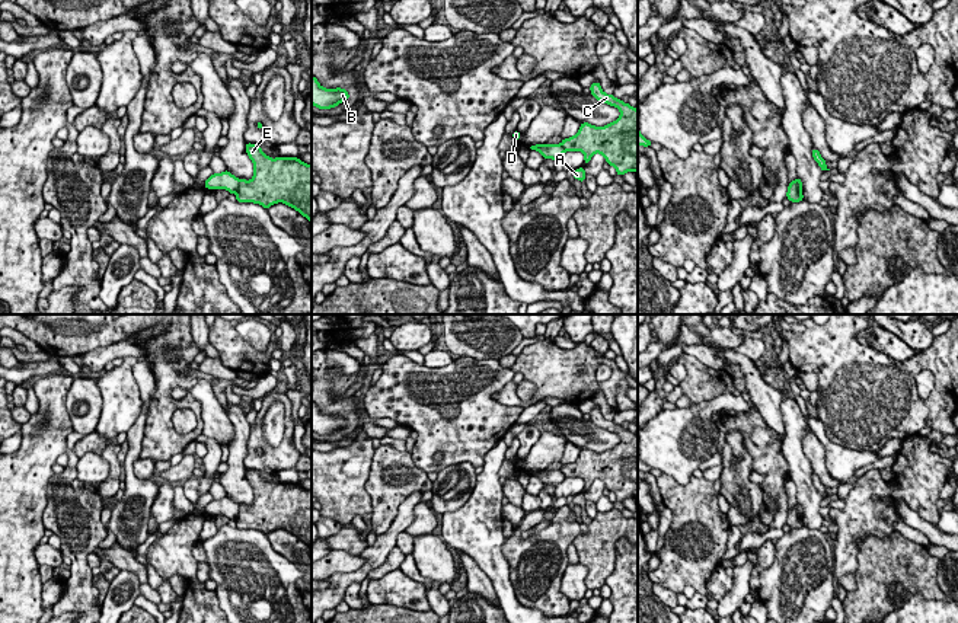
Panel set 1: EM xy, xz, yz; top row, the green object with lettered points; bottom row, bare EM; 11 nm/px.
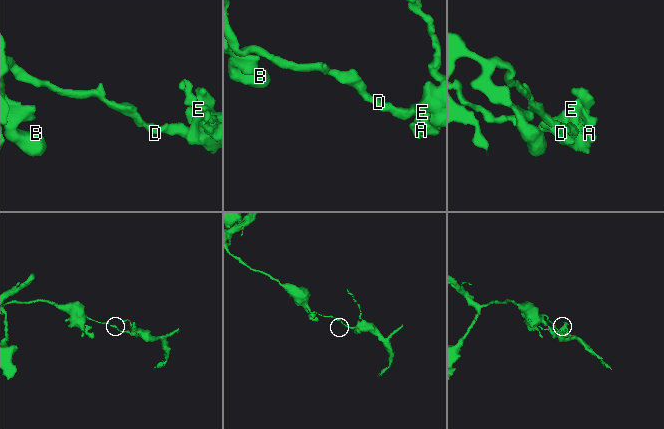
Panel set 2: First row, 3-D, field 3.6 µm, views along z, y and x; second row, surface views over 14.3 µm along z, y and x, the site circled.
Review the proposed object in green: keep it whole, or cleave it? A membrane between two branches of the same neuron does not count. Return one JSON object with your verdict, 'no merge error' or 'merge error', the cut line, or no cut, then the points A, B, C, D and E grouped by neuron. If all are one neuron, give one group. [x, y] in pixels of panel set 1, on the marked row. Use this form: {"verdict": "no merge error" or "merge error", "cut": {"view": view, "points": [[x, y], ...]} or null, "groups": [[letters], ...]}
{"verdict": "merge error", "cut": {"view": "xy", "points": [[239, 179], [239, 187], [235, 192]]}, "groups": [["A", "C", "E"], ["B", "D"]]}

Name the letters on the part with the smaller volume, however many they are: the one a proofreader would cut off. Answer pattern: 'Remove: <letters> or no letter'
Remove: A, C, E

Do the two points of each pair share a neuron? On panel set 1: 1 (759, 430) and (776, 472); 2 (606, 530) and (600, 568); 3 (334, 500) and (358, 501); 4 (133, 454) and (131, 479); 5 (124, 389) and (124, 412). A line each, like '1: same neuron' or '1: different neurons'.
1: same neuron
2: same neuron
3: same neuron
4: same neuron
5: same neuron

